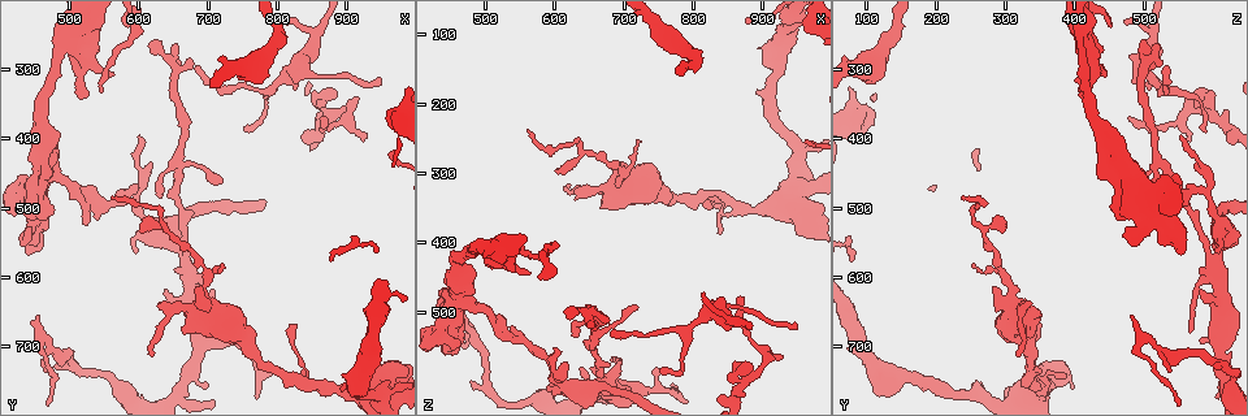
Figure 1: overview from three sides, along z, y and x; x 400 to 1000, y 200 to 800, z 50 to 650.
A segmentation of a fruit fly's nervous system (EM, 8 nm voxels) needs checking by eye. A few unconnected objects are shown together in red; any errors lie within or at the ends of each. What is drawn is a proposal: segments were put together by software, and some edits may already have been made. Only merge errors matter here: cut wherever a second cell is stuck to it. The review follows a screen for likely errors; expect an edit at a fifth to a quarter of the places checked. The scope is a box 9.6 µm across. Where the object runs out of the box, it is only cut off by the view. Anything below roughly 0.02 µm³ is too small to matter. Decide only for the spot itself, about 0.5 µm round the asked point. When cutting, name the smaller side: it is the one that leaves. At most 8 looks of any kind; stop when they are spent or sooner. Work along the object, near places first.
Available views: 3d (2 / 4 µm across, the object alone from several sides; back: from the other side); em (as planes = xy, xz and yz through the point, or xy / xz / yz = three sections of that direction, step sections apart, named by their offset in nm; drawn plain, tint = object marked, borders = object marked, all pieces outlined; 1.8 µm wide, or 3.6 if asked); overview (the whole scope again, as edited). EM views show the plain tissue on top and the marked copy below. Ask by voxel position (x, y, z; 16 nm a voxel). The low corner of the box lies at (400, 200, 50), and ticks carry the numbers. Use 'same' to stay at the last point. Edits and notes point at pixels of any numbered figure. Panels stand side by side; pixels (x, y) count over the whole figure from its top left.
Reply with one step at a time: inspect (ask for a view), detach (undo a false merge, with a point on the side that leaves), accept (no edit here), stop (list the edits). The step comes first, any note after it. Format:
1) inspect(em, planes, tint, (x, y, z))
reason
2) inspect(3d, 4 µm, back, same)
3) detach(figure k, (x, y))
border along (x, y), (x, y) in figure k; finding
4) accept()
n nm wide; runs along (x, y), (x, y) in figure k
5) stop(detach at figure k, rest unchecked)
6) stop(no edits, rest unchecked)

inspect(em, 3.6 µm, xy, step 4, tint, (470, 450, 475))

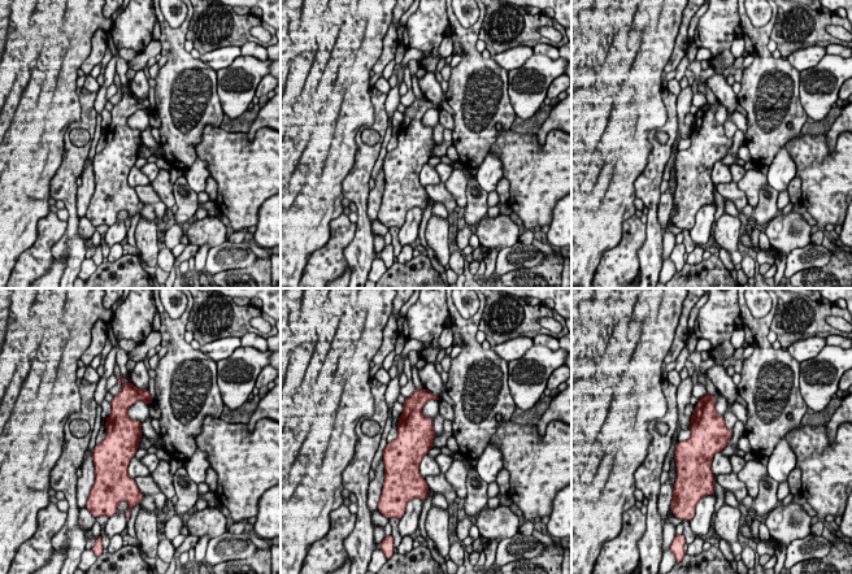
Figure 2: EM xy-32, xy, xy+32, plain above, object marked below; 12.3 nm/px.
accept()
420 nm wide; one cell here

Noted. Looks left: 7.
inspect(em, 3.6 µm, xz, step 4, tint, (505, 265, 415))
arms part here

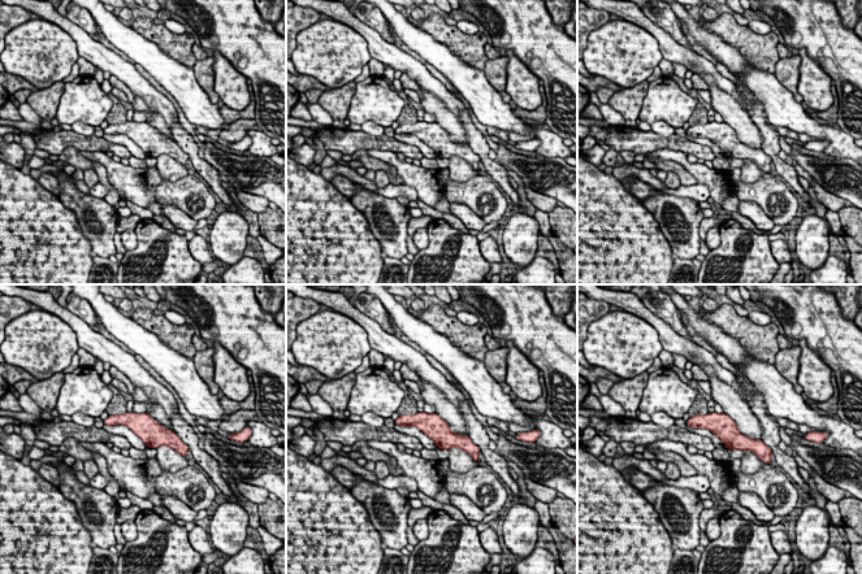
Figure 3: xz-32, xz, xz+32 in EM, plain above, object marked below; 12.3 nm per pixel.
inspect(em, 3.6 µm, planes, tint, same)

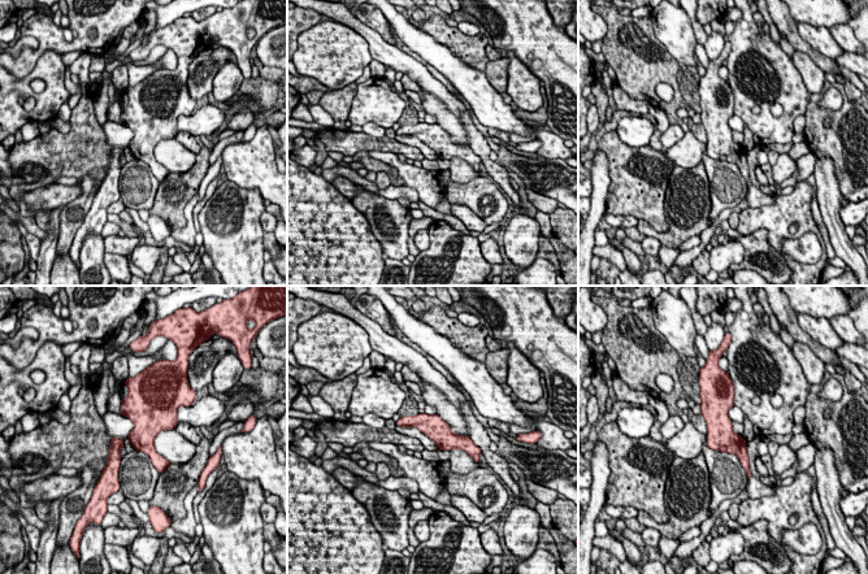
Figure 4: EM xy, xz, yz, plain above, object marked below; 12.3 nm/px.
accept()
runs along (400, 422), (468, 443) in figure 4; continuous, no second cell

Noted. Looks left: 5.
inspect(em, 3.6 µm, planes, tint, (660, 555, 605))
arms part here

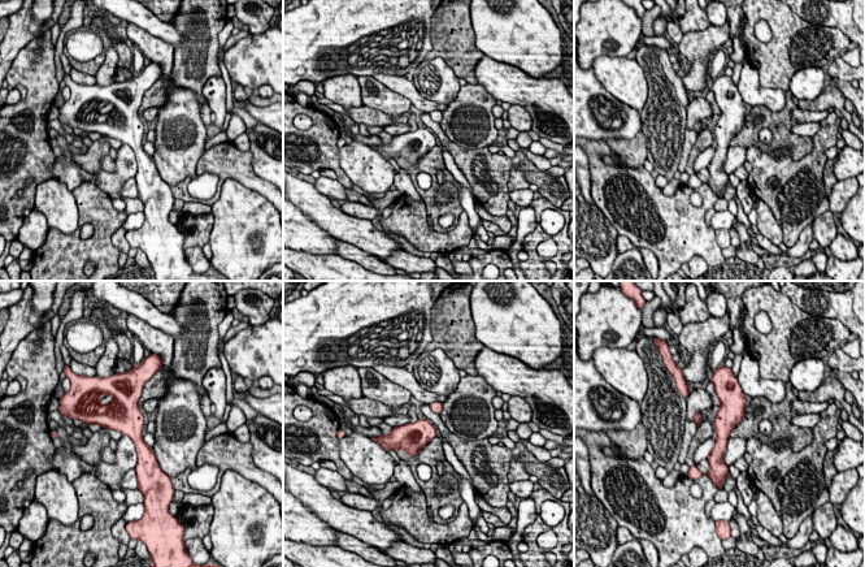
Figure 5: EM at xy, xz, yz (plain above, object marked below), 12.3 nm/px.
accept()
runs along (718, 389), (725, 395), (721, 464) in figure 5; continuous, no second cell

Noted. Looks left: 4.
stop(no edits, rest unchecked)

